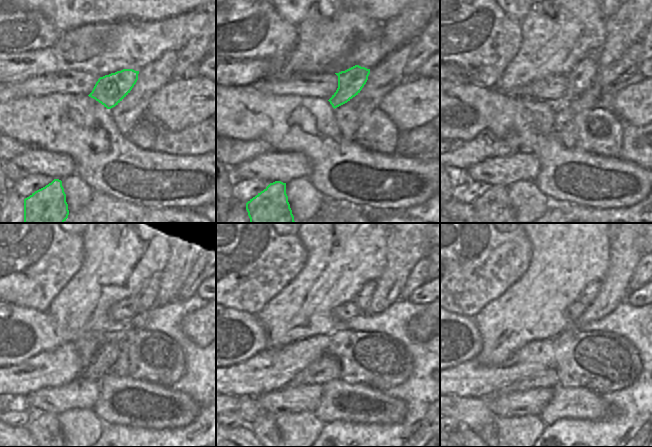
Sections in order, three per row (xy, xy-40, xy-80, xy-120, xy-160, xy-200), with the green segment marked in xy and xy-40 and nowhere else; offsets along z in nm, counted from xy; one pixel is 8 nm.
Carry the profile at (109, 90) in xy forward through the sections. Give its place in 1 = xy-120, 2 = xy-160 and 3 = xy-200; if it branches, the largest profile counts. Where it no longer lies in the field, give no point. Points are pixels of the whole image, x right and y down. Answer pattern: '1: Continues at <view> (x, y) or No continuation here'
1: Continues at xy-120 (144, 297)
2: Continues at xy-160 (363, 298)
3: Continues at xy-200 (590, 293).

